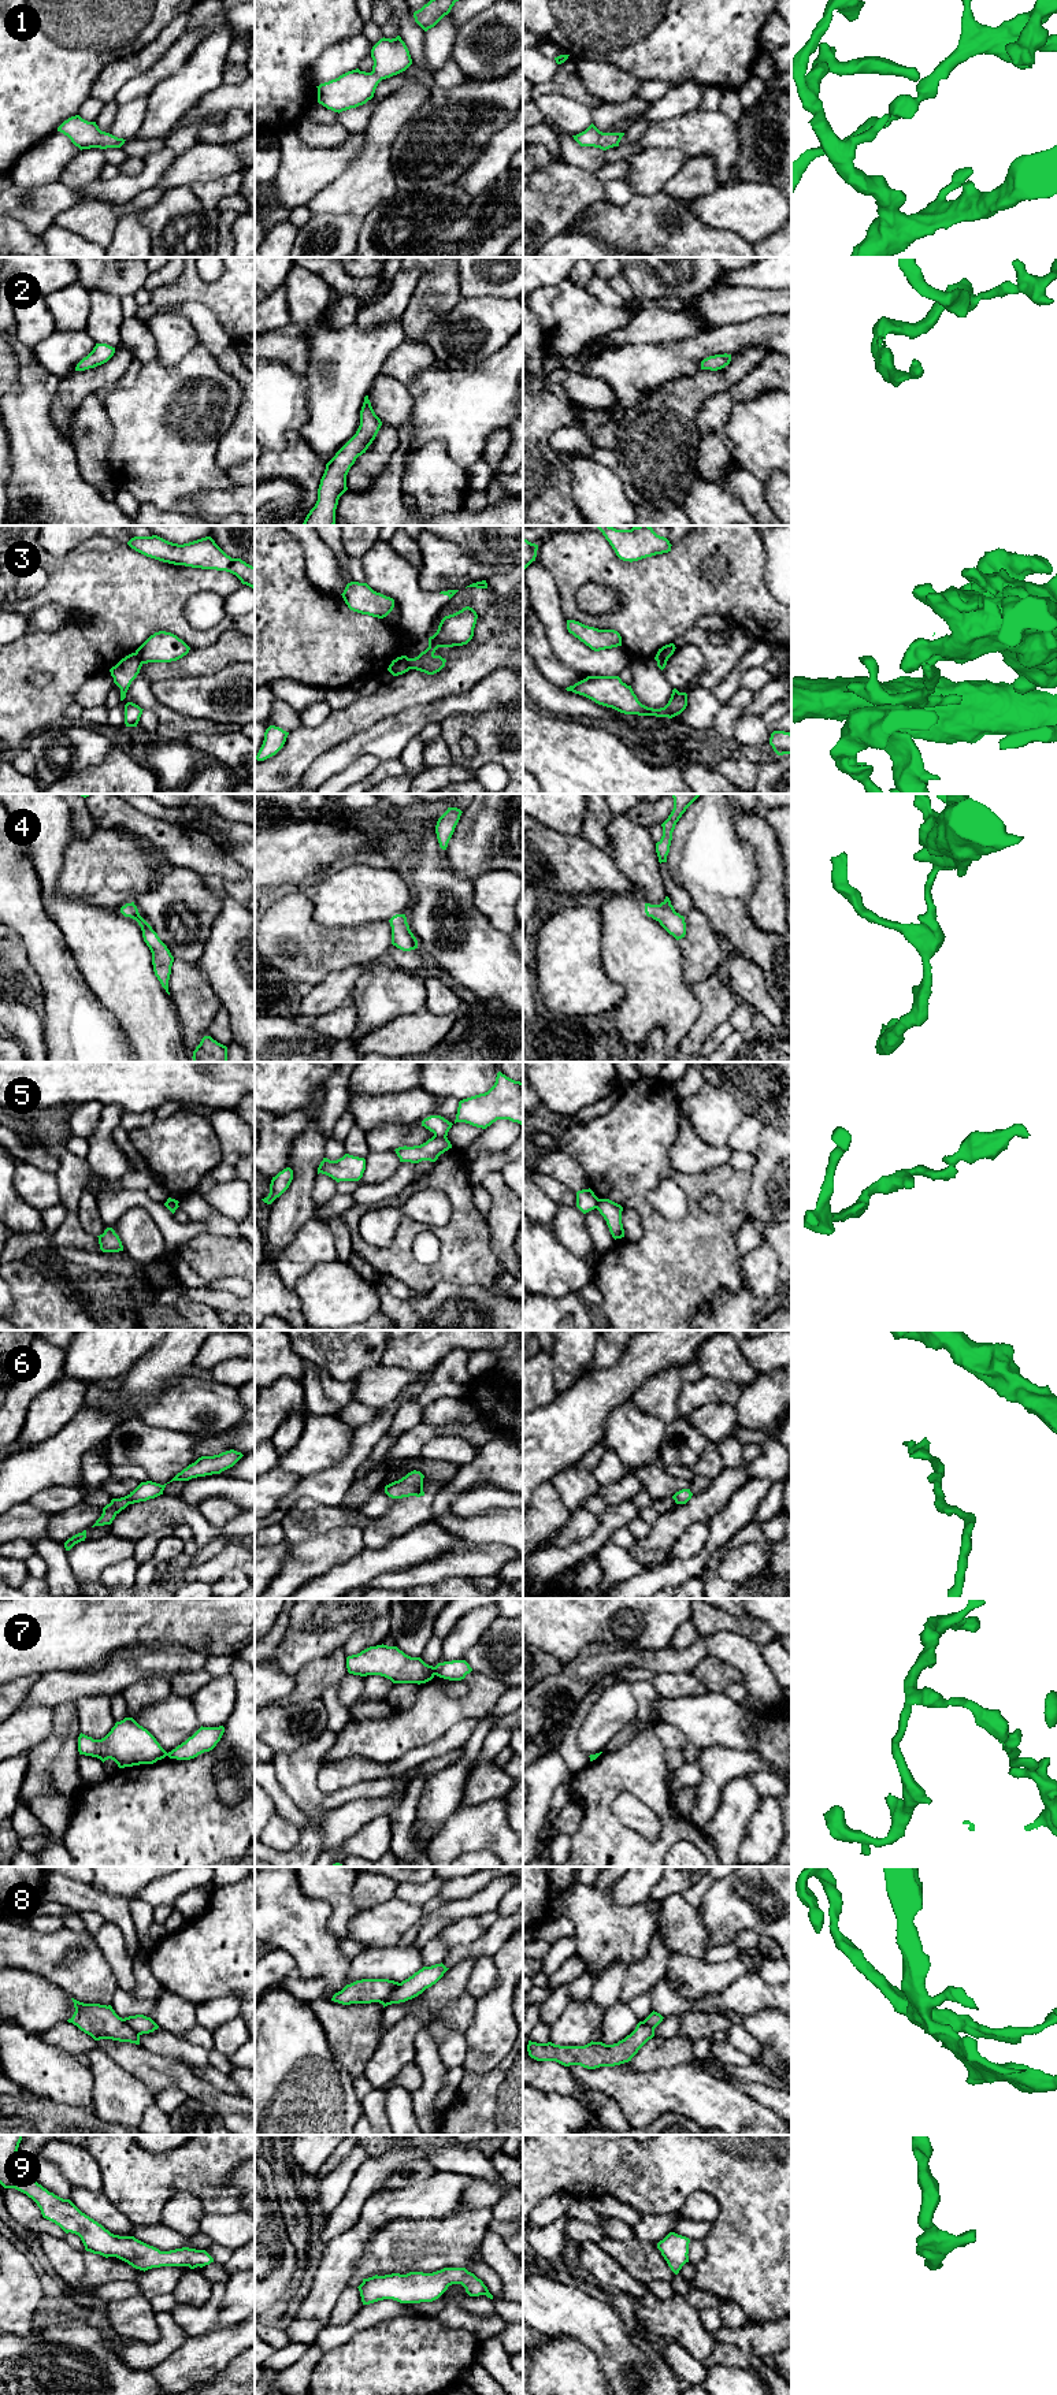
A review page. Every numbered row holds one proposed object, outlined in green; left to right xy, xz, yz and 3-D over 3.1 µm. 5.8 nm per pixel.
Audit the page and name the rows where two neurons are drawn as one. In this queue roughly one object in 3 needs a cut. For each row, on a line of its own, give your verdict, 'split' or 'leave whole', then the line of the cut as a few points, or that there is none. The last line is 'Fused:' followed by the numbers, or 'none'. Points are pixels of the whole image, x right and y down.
1: leave whole | no cut
2: leave whole | no cut
3: split | xy (134, 653), (143, 663)
4: leave whole | no cut
5: split | xz (434, 1135), (445, 1136)
6: leave whole | no cut
7: split | xz (433, 1667), (436, 1674)
8: split | xz (400, 1983), (381, 2002)
9: leave whole | no cut
Fused: 3, 5, 7, 8

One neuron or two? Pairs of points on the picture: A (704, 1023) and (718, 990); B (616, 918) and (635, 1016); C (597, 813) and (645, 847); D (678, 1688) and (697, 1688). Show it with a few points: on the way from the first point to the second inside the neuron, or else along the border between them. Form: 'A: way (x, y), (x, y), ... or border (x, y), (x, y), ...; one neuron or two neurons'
A: way (712, 1014), (716, 998); one neuron
B: way (633, 943), (635, 949), (635, 991); one neuron
C: border (614, 816), (608, 825), (608, 853); two neurons
D: way (682, 1688), (693, 1688); one neuron

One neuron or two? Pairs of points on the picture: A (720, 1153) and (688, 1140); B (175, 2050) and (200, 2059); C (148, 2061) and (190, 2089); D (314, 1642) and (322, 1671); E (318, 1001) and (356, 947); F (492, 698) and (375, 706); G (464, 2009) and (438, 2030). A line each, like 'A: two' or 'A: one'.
A: one
B: one
C: one
D: two
E: two
F: two
G: two

